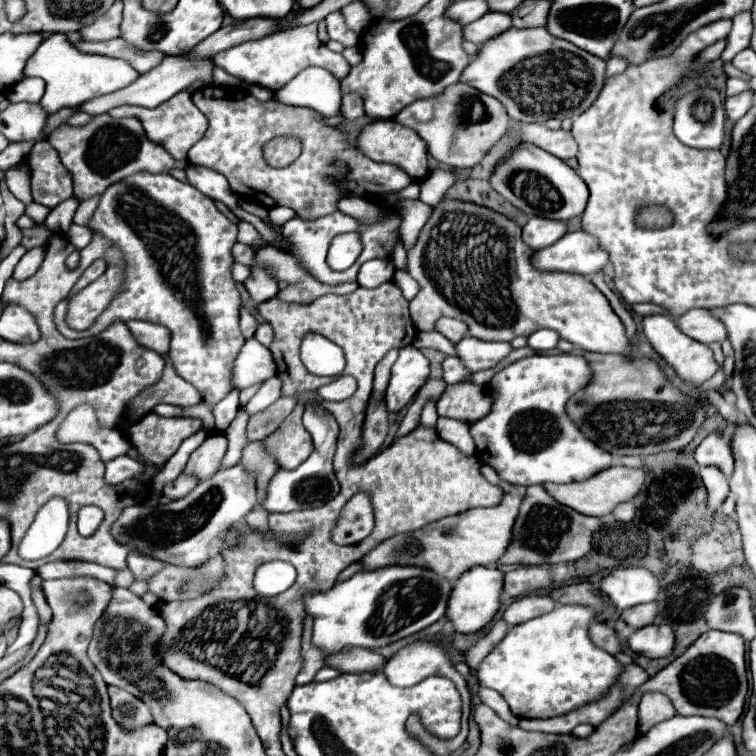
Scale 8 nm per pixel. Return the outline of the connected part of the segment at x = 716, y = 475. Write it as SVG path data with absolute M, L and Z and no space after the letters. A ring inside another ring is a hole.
M714 466L700 468L700 476L702 476L704 486L708 488L708 508L710 510L718 510L718 506L730 494L730 486L728 486L726 476L718 468L714 468Z

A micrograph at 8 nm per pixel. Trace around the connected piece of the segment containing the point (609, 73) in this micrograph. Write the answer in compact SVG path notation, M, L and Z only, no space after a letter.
M610 58L610 60L608 60L608 66L606 66L606 78L612 78L612 76L616 76L616 74L622 74L624 70L626 70L624 60L620 60L620 58Z

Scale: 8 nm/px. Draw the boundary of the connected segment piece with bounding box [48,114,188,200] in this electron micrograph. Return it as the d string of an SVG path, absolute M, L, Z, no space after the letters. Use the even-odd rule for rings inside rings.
M100 114L84 126L62 124L48 136L48 142L58 150L62 164L72 174L74 196L78 200L102 194L108 186L136 172L168 174L174 168L184 170L188 166L188 160L174 160L166 148L148 140L140 120L136 118L112 118L110 114Z

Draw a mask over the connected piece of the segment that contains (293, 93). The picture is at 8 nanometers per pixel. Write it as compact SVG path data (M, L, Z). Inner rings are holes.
M310 66L276 92L276 98L292 106L308 106L324 116L340 112L340 82L324 68Z

